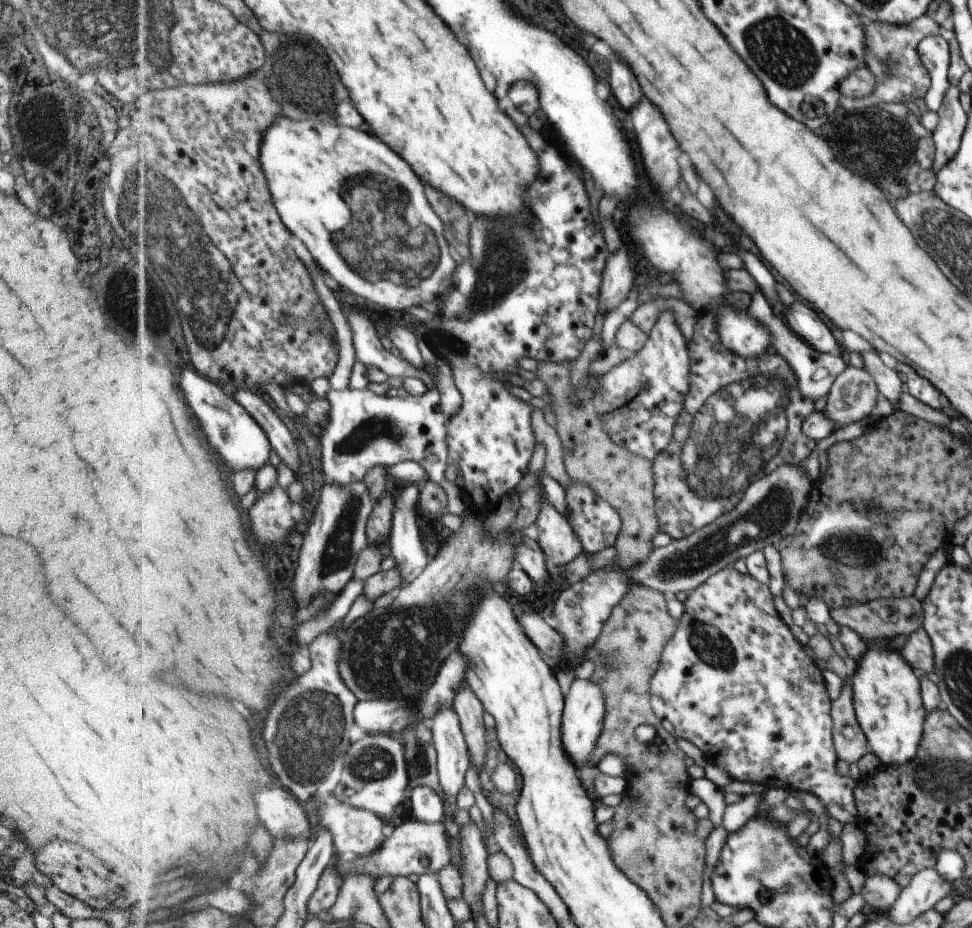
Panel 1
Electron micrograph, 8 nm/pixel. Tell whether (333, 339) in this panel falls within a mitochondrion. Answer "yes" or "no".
no

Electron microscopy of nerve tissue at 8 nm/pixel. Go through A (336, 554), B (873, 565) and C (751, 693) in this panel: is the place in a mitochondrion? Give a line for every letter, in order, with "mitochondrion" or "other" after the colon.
A: mitochondrion
B: mitochondrion
C: other

